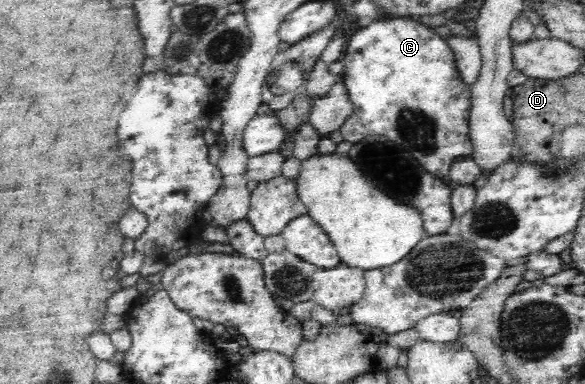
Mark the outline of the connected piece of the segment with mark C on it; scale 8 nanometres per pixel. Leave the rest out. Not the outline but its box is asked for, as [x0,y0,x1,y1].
[339,16,472,179]

